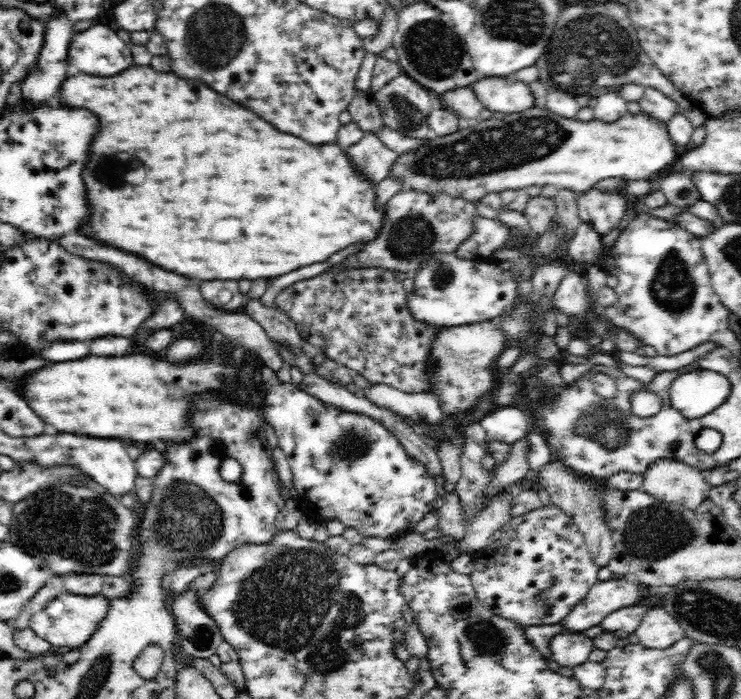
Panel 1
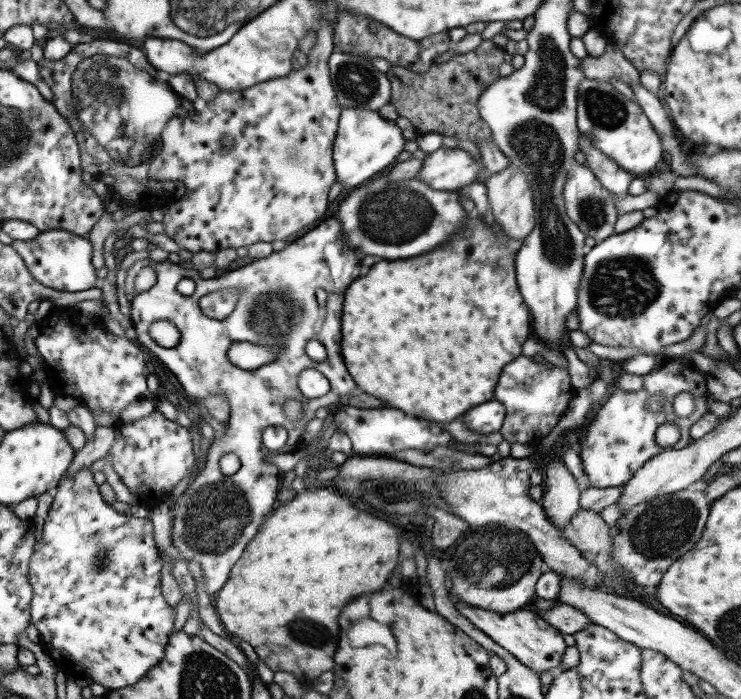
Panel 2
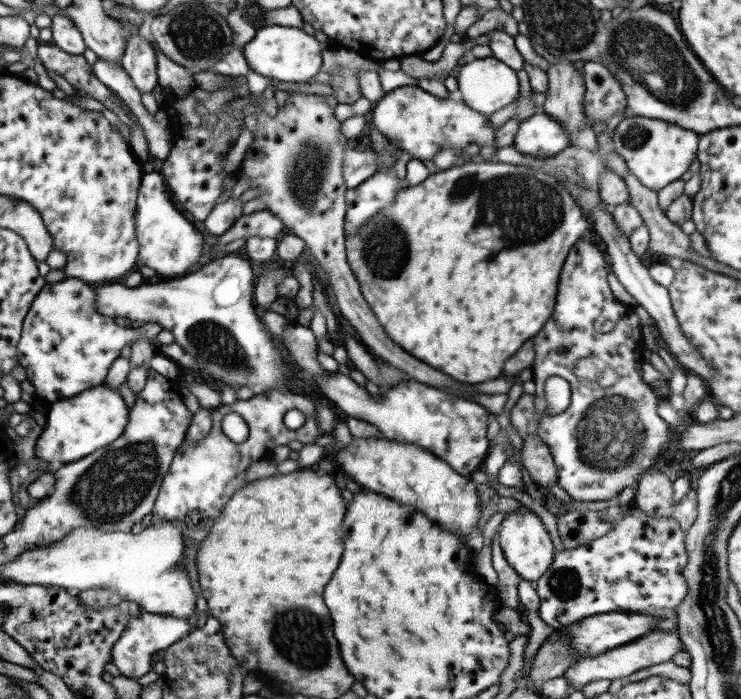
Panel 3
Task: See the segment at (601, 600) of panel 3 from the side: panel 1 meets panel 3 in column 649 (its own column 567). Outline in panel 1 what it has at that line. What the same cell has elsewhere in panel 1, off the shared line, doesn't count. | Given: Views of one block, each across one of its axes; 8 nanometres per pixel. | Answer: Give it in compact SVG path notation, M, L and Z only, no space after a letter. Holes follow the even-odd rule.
M552 504L532 510L524 516L514 516L506 526L492 534L492 540L488 540L486 548L472 552L470 556L474 560L474 572L470 578L476 588L478 602L482 602L482 608L488 608L506 620L514 620L524 628L562 624L562 620L566 620L566 616L586 598L588 590L600 580L600 566L594 562L590 546L586 544L582 532L566 512Z

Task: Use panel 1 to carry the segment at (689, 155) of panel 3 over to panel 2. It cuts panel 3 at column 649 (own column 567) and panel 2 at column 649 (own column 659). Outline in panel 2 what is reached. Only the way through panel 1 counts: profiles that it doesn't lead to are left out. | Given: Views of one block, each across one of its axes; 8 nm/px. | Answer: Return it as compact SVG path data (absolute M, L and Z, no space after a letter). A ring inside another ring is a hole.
M583 78L577 88L577 128L583 136L591 138L595 148L603 152L607 158L611 158L617 166L621 166L625 172L631 172L631 176L647 176L651 170L655 170L657 162L661 160L663 144L661 136L655 132L647 116L643 114L641 106L623 96L619 90L615 90L605 80L589 80Z

